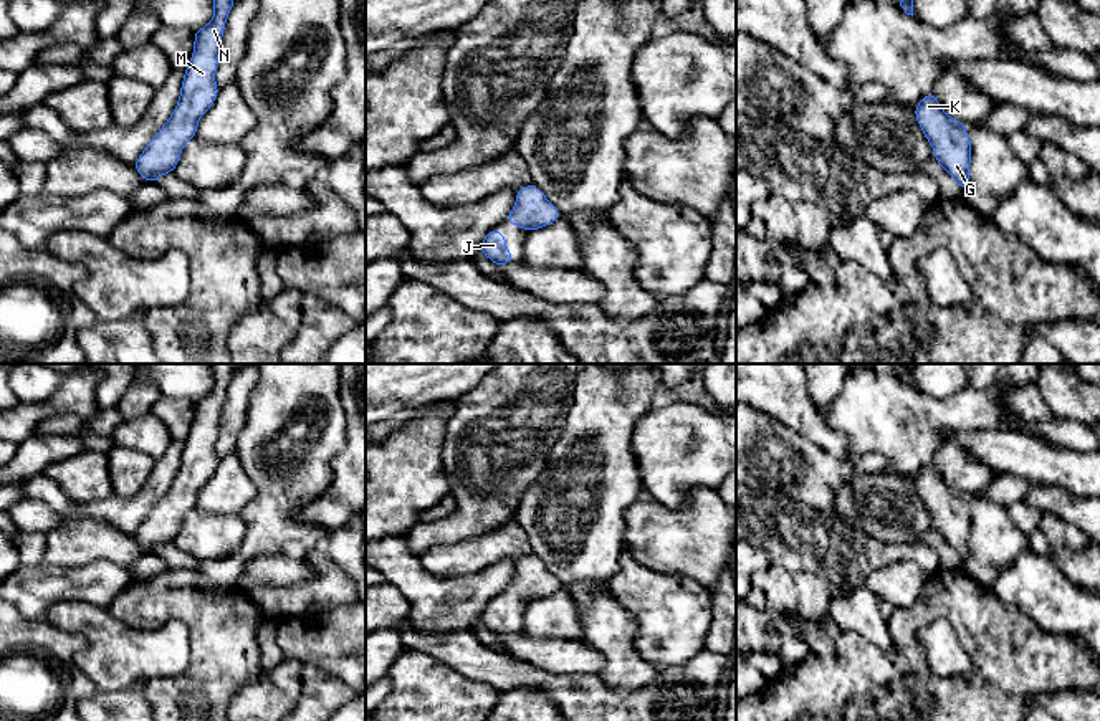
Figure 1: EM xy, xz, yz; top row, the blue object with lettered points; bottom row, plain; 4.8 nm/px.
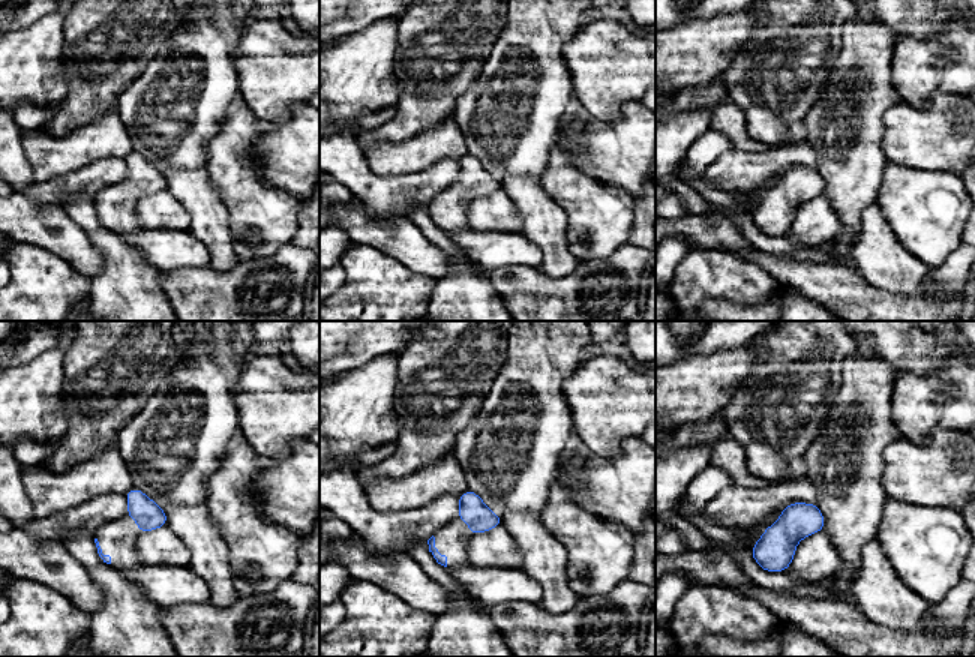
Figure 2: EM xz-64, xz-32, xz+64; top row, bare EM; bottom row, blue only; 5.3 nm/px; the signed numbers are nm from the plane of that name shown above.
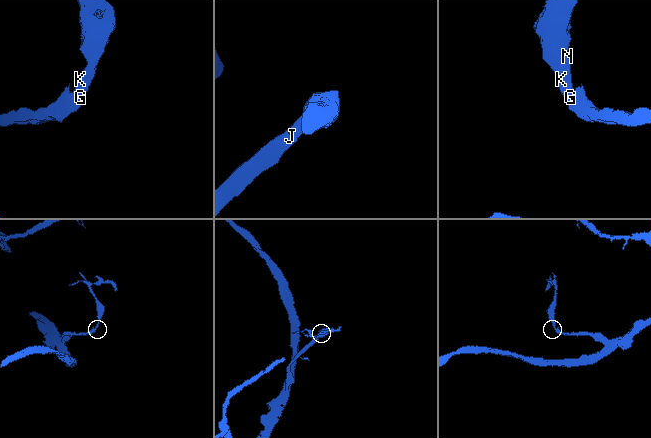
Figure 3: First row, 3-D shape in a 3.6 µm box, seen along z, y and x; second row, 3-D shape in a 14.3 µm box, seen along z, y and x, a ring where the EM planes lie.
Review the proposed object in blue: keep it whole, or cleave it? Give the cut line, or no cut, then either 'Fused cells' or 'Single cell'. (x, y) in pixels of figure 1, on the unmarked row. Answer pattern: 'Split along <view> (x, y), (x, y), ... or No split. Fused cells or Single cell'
No split. Single cell

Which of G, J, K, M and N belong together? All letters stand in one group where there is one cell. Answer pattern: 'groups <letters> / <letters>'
groups G J K M N

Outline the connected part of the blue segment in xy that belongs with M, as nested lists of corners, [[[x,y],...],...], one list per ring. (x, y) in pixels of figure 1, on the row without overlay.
[[[212,364],[212,367],[213,390],[194,402],[195,417],[184,442],[179,473],[167,493],[134,532],[134,539],[142,546],[144,552],[157,552],[160,546],[175,541],[180,521],[197,506],[198,489],[218,466],[215,442],[220,415],[228,384],[237,370],[233,364]]]

